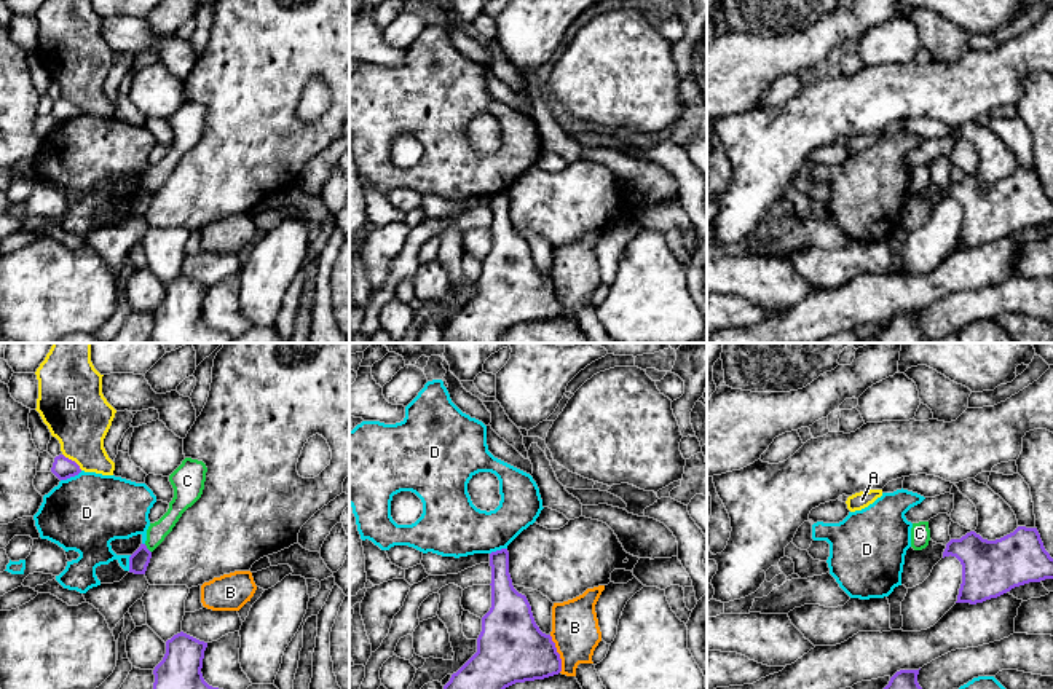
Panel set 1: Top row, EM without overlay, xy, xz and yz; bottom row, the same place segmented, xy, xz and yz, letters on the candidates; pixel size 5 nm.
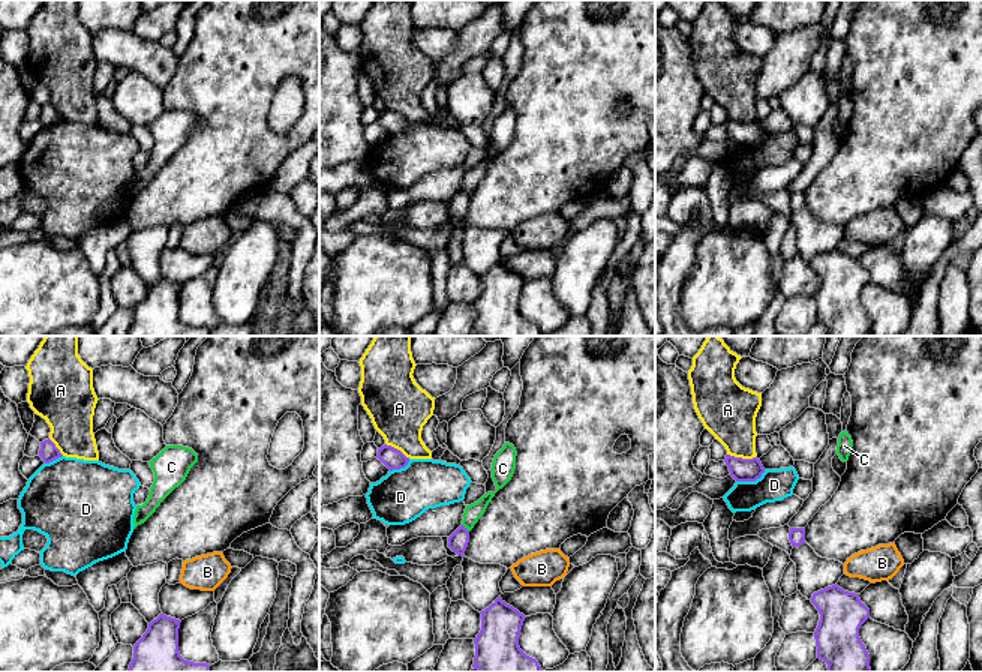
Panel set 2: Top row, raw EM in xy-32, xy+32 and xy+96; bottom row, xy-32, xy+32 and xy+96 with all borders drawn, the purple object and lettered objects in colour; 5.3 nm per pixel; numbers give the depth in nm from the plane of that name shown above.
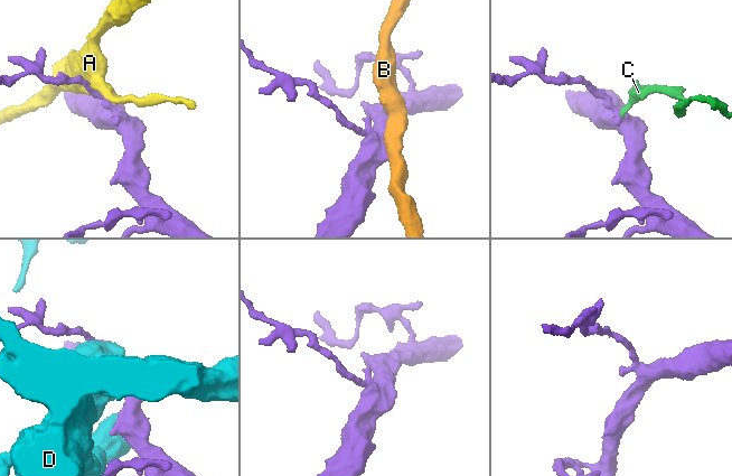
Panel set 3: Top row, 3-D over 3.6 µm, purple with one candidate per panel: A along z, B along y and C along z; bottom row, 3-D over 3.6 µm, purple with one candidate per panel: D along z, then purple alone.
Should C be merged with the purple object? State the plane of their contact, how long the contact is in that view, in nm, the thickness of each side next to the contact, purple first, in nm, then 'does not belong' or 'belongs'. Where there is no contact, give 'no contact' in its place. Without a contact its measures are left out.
meets purple in xy; contact 60 nm long; 100 nm thick on the purple side, 100 nm on the other; does not belong

